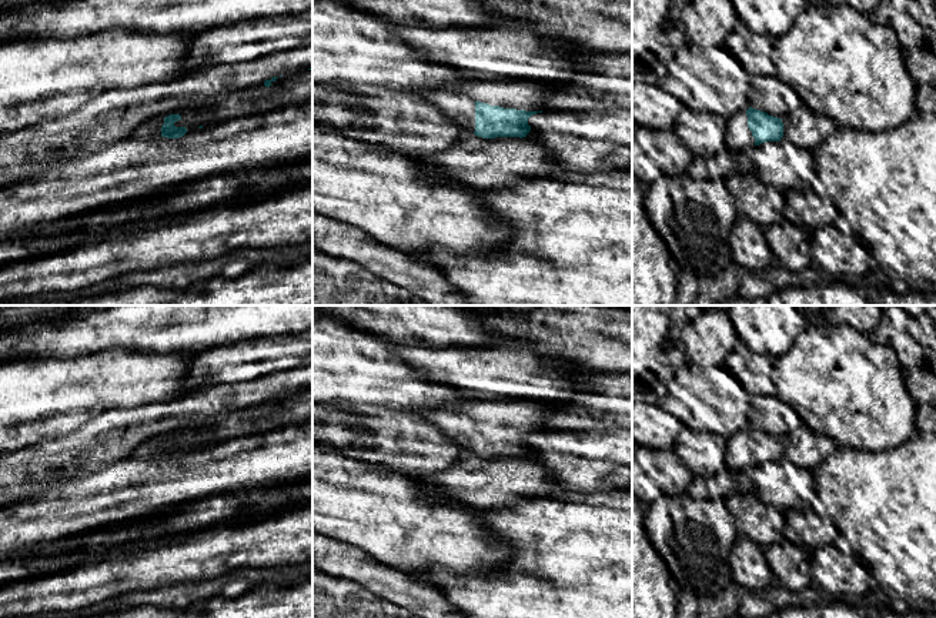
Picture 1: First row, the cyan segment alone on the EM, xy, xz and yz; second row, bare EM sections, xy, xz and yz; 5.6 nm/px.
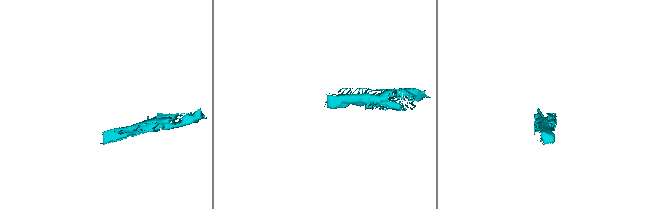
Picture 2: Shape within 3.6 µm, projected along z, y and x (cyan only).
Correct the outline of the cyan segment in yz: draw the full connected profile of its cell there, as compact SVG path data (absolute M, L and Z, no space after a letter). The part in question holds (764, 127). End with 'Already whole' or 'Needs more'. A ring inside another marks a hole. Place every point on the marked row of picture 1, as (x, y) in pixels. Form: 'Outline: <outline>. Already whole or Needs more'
Outline: M752 107L731 117L725 130L726 148L736 153L766 141L780 141L782 137L782 118Z. Needs more

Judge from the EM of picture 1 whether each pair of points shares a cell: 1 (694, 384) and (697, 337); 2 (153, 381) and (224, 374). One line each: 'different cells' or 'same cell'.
1: different cells
2: different cells

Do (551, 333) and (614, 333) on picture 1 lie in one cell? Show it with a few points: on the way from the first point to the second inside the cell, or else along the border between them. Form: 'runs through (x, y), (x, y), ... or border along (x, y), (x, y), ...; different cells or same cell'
runs through (567, 333), (598, 333); same cell

